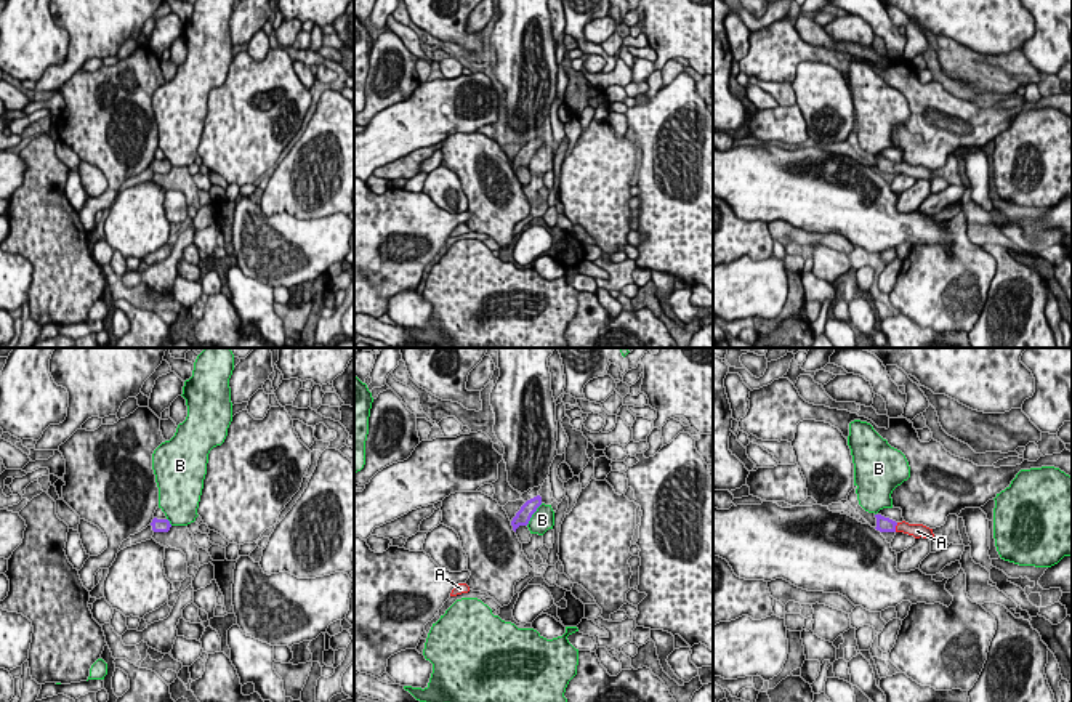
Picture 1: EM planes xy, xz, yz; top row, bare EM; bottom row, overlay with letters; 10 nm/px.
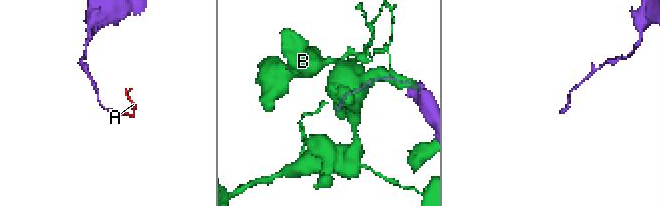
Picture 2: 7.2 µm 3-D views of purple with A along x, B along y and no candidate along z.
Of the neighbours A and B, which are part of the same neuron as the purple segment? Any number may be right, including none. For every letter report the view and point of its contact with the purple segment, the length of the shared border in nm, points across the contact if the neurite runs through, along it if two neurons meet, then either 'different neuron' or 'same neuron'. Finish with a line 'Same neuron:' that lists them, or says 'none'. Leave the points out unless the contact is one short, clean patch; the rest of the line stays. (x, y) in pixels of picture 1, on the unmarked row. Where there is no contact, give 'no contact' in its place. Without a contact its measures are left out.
A: yz (894, 169) | 100 nm | across yz (883, 165), (894, 169), (917, 172) | same neuron
B: xz (532, 154) | 280 nm | different neuron
Same neuron: A

